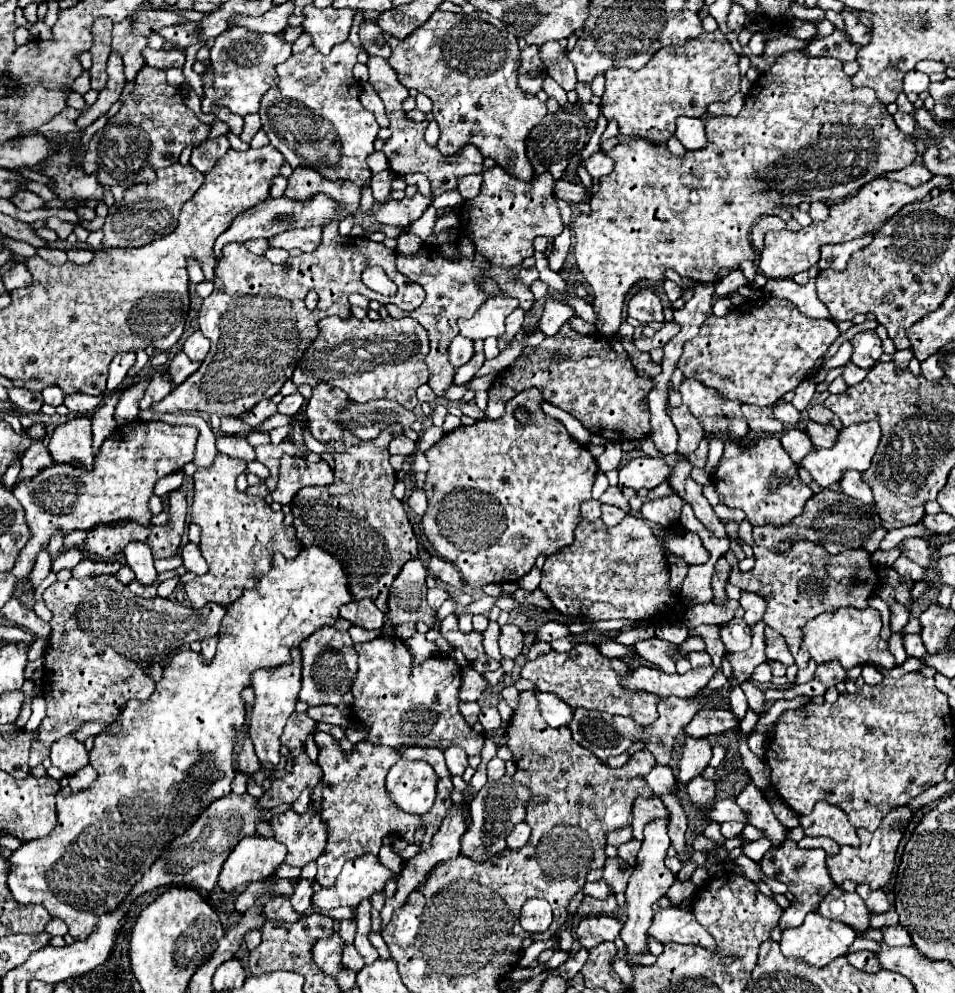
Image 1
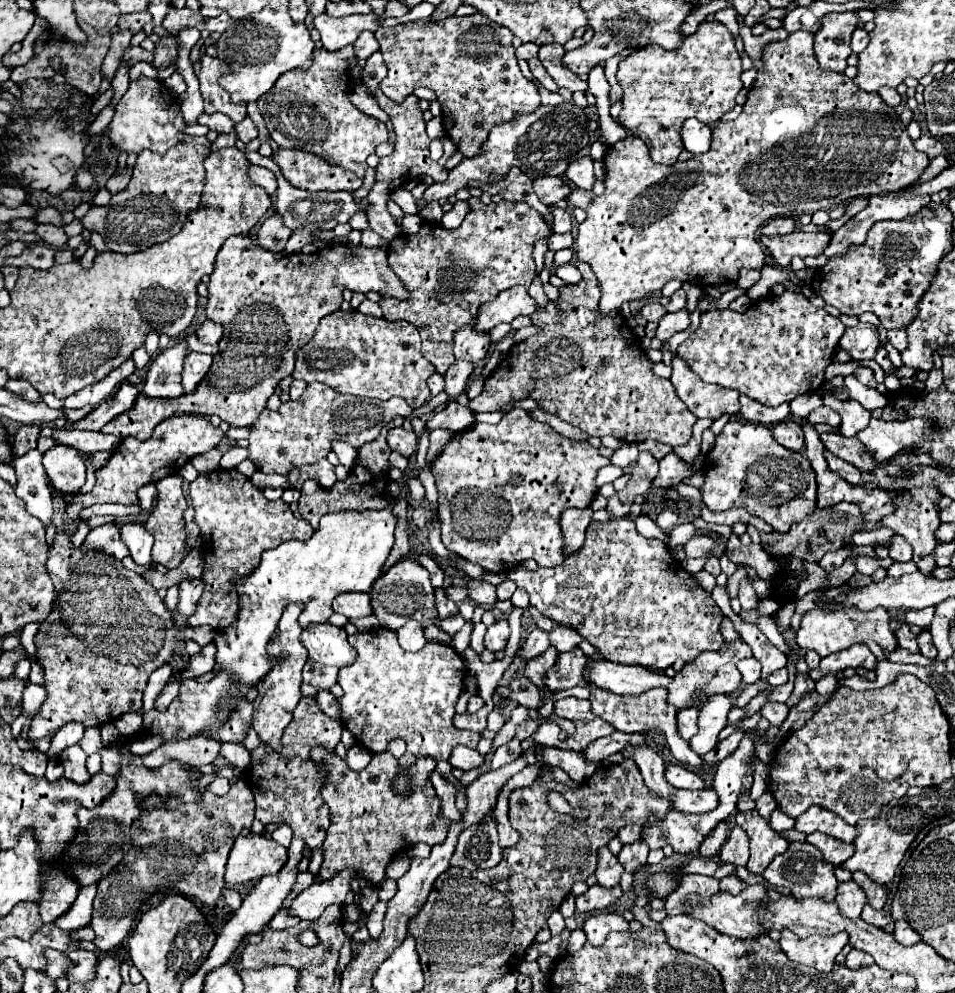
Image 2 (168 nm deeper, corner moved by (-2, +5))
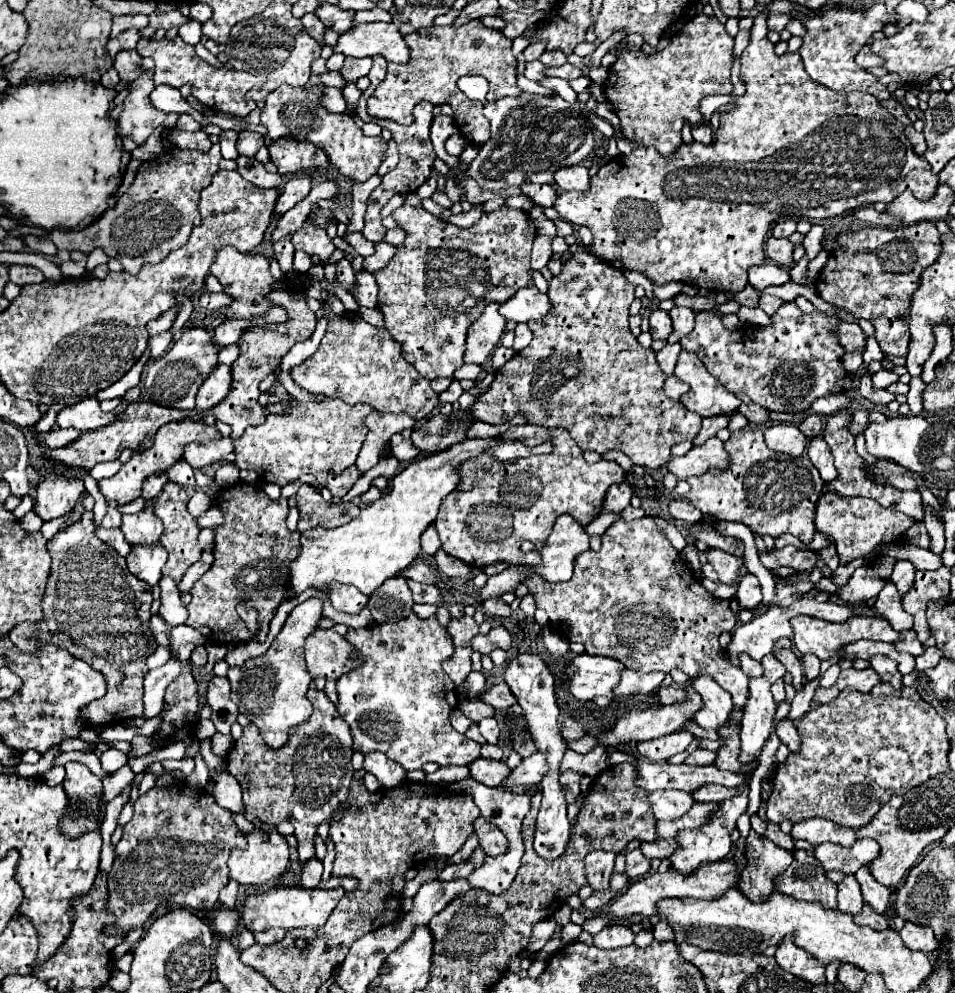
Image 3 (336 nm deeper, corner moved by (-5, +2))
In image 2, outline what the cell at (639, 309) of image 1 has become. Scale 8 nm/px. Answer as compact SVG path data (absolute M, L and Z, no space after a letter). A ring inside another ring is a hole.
M655 301L647 303L647 305L645 305L645 307L641 307L641 311L639 311L639 315L641 315L641 317L645 317L647 321L655 321L655 323L661 319L661 315L663 315L663 313L667 313L667 311L665 311L665 307L663 307L661 303L655 303Z

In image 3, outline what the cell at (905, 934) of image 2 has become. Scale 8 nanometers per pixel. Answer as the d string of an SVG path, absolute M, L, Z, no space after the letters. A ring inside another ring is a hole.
M906 922L904 928L898 934L904 940L904 944L912 950L920 950L920 952L926 952L926 954L938 950L936 936L928 926L918 926L914 922Z

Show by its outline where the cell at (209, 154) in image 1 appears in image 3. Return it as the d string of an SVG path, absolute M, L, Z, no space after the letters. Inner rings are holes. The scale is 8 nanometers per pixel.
M228 130L228 132L220 132L220 148L222 148L222 158L238 158L238 150L236 150L236 142L238 142L238 134Z

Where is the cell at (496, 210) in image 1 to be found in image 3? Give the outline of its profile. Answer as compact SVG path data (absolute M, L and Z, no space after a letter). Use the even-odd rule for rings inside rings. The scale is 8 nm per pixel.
M402 204L392 212L396 224L406 232L404 242L396 248L396 254L386 268L374 272L378 282L378 308L384 314L386 330L402 344L402 356L424 378L434 380L440 376L454 376L464 364L466 332L470 324L482 314L490 302L506 302L516 290L532 282L530 276L530 250L536 236L536 226L522 210L502 206L494 212L484 212L482 218L470 228L458 228L446 220L440 220L426 212L422 206L414 208Z

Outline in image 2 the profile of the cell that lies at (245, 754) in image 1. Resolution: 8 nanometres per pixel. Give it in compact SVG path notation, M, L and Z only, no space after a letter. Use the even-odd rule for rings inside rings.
M237 701L237 711L229 717L229 721L219 729L221 741L225 743L243 743L247 731L251 727L253 705L249 701Z

